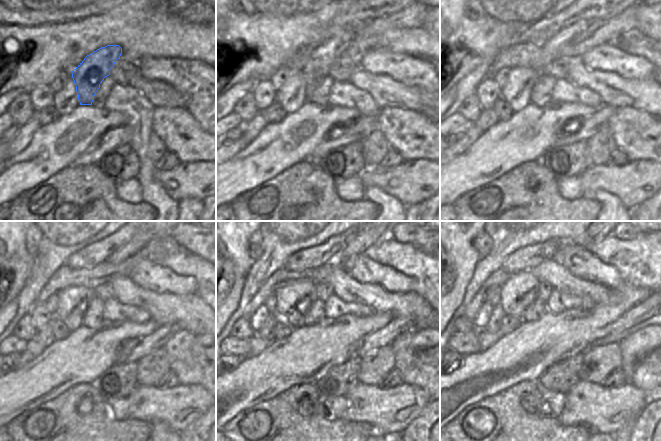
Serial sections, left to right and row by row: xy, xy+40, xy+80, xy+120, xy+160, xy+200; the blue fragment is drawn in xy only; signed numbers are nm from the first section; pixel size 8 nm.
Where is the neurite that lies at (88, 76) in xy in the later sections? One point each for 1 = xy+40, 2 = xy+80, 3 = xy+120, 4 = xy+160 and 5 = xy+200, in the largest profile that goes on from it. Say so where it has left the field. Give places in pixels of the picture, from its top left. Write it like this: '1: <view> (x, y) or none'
1: xy+40 (325, 54)
2: xy+80 (565, 35)
3: xy+120 (132, 248)
4: xy+160 (362, 241)
5: xy+200 (590, 241)

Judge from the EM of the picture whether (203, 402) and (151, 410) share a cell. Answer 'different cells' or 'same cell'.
same cell

